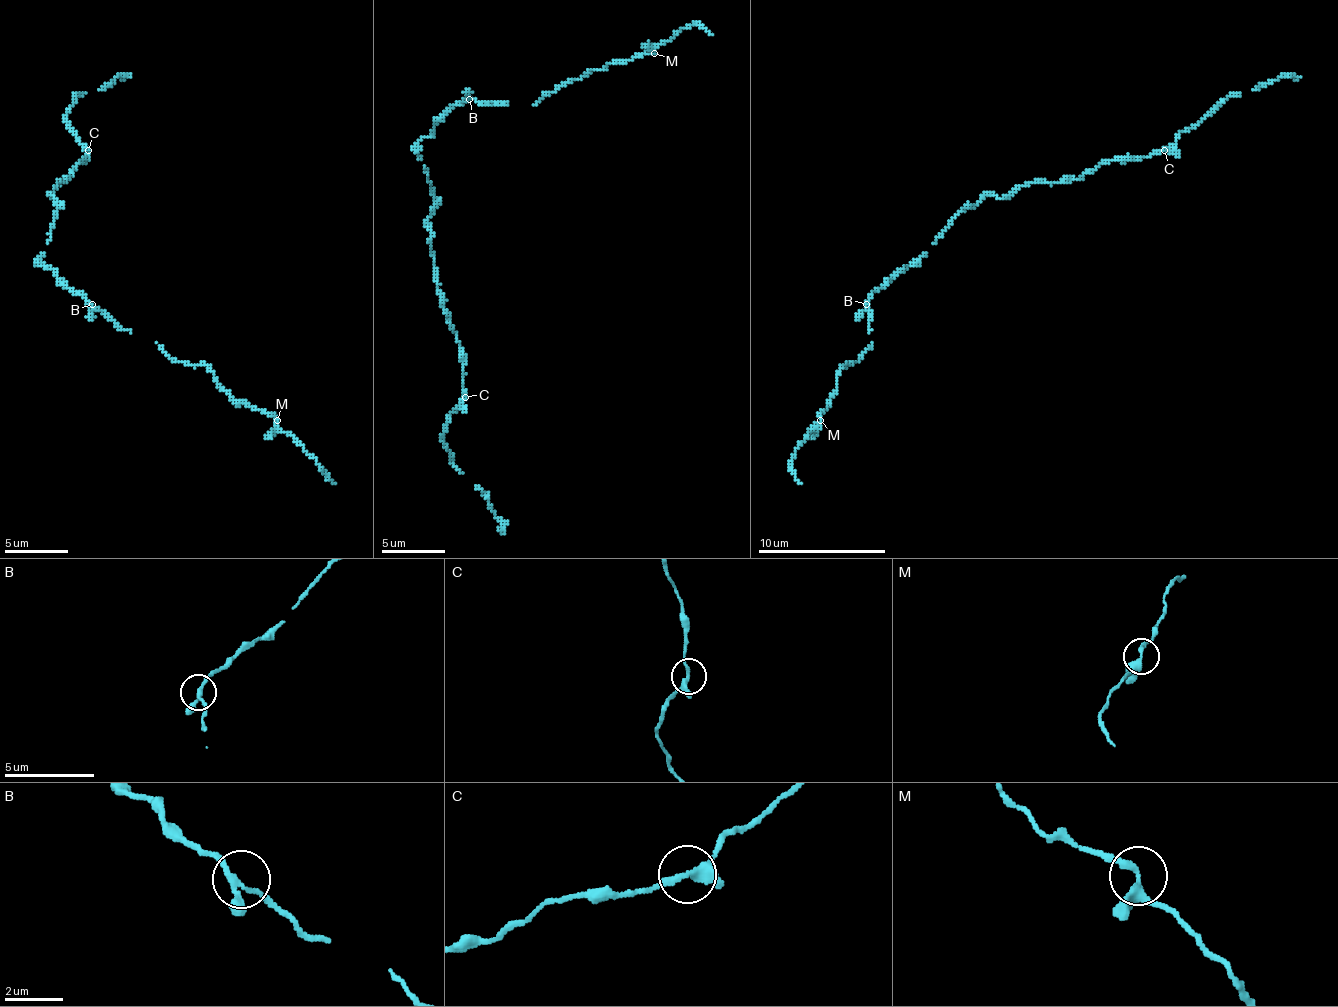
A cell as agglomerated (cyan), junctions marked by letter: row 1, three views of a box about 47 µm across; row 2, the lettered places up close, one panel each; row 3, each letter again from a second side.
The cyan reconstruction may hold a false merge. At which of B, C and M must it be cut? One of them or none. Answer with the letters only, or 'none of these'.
none of these

